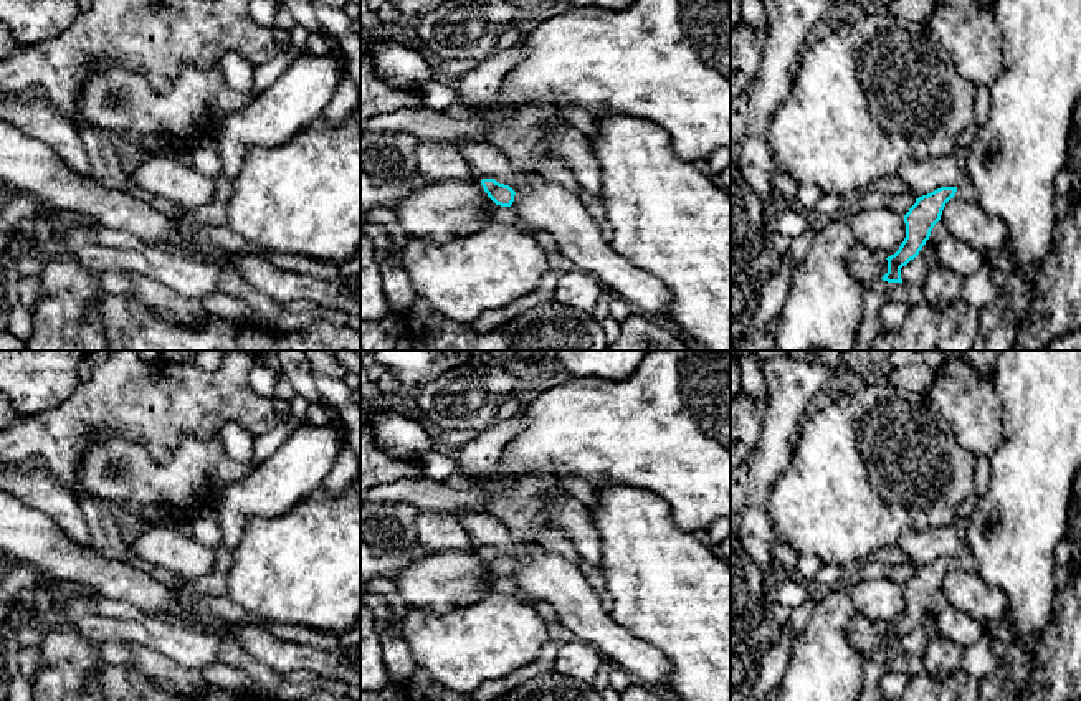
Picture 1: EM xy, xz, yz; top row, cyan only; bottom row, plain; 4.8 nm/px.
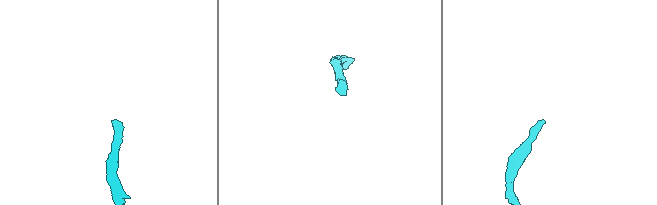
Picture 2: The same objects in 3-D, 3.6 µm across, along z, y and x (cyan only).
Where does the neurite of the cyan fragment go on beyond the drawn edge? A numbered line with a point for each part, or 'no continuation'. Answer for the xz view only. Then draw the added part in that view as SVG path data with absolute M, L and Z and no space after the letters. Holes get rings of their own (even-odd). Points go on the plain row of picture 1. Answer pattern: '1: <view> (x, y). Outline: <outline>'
1: xz (508, 586). Outline: M491 569L488 574L488 587L489 590L504 594L504 595L516 595L519 592L514 575L501 577L501 575L496 575Z

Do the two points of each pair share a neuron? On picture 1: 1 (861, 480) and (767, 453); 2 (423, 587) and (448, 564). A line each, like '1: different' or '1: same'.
1: different
2: same

